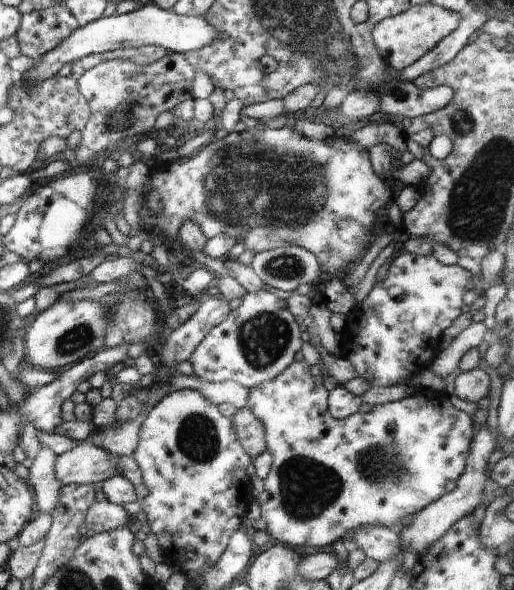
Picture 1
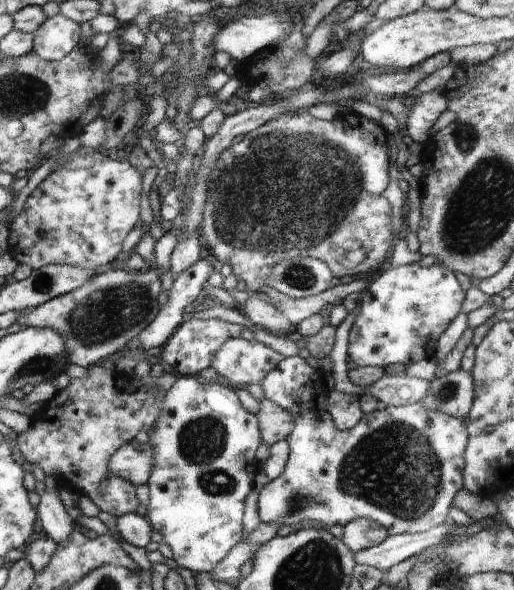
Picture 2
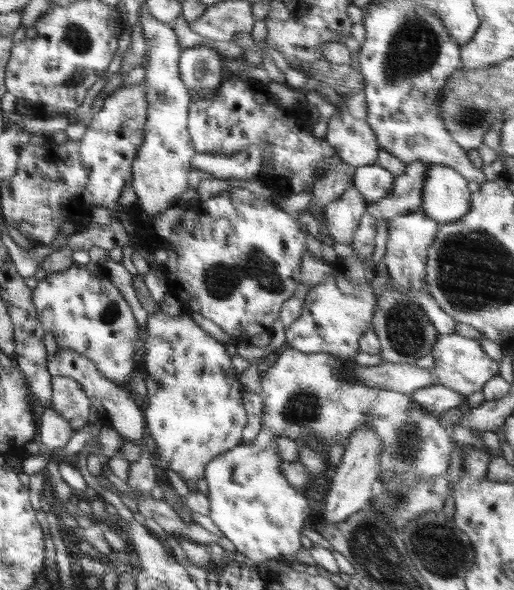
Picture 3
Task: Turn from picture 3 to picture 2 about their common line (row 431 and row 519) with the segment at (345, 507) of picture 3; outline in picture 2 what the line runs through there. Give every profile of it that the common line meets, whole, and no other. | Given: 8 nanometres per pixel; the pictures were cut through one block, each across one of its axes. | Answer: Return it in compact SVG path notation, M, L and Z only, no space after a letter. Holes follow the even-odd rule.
M356 518L344 526L341 538L352 552L360 552L380 544L388 536L387 530L372 518Z

